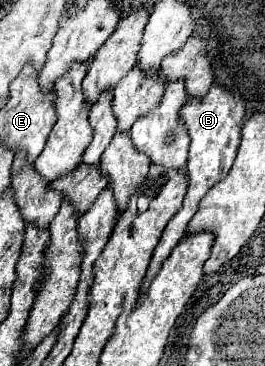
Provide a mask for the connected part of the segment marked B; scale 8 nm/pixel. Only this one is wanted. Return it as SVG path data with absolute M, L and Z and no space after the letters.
M212 84L210 94L206 94L204 98L190 98L182 106L180 120L184 122L184 126L188 130L188 136L190 136L190 154L188 154L188 170L186 170L188 192L184 196L184 208L168 222L158 246L154 248L154 256L152 256L148 272L146 272L144 280L142 280L140 292L148 290L148 282L152 282L154 274L160 272L160 264L170 256L172 248L186 234L188 222L196 214L200 200L206 196L206 192L214 184L218 184L230 172L234 156L236 156L236 148L240 144L240 120L242 118L244 118L244 102L242 102L242 98L232 94L230 90L224 90L224 88L216 86L216 84Z

